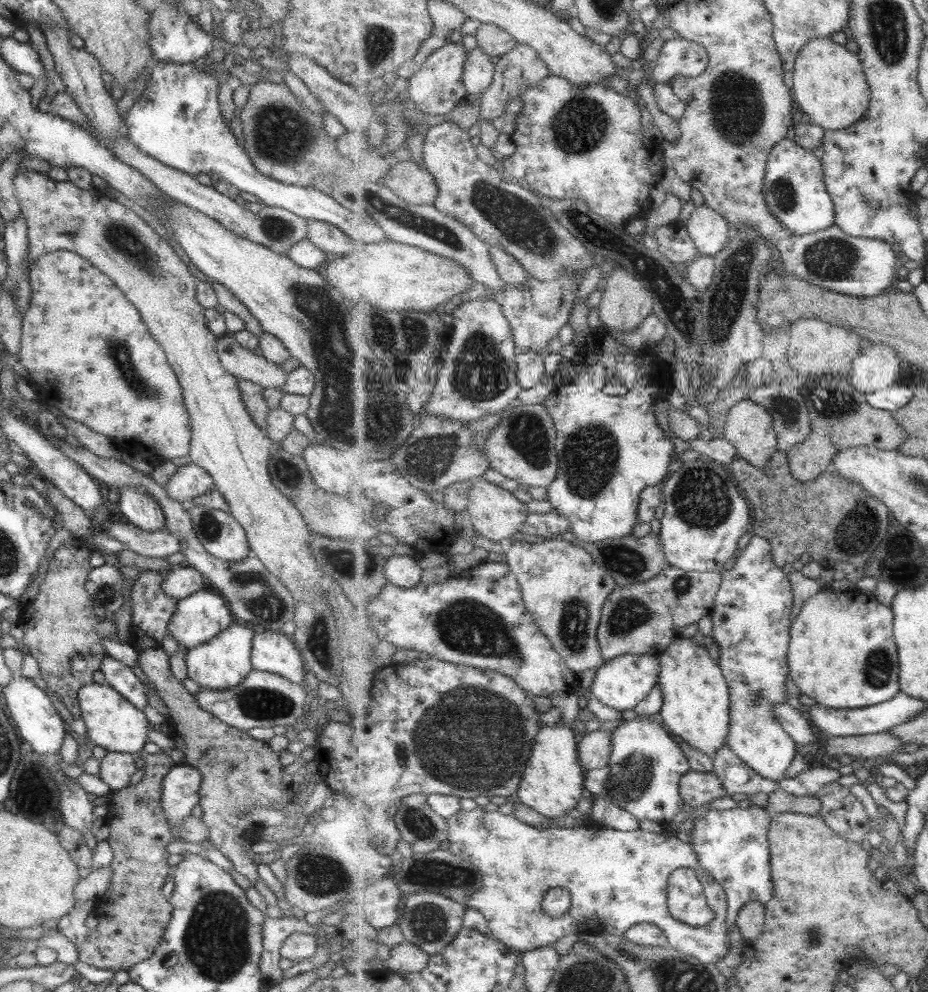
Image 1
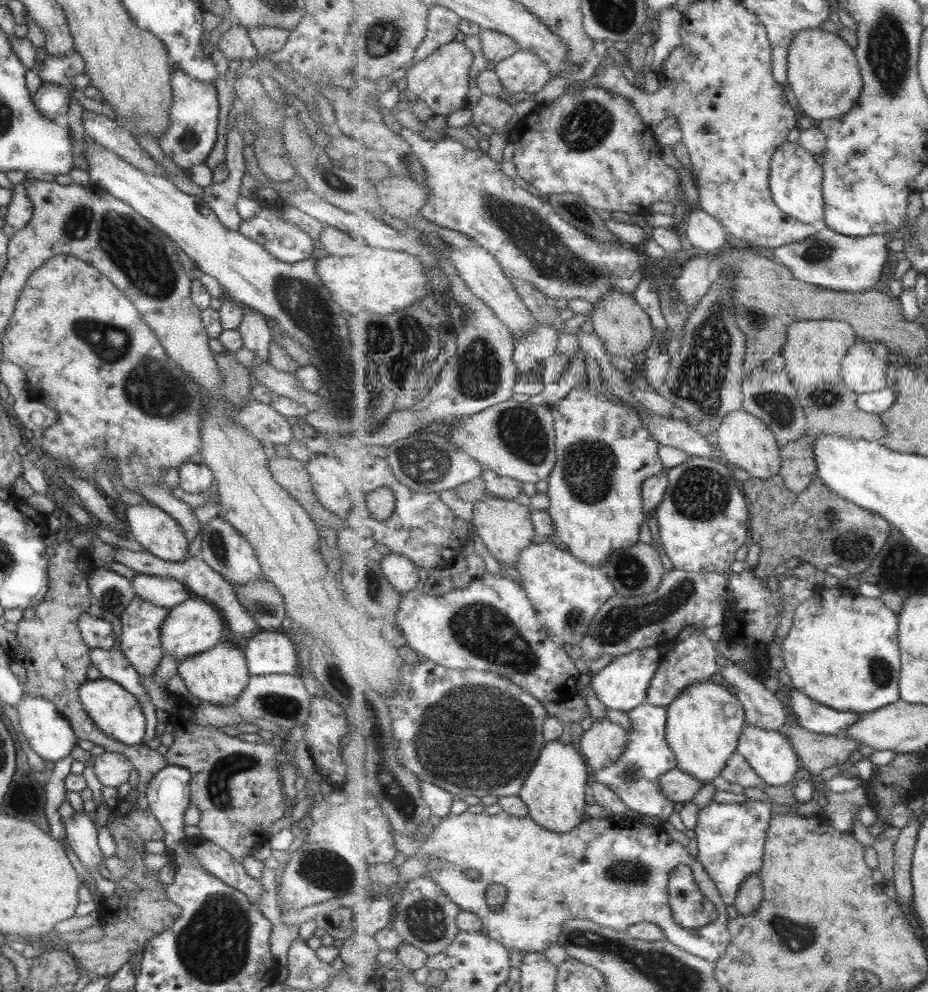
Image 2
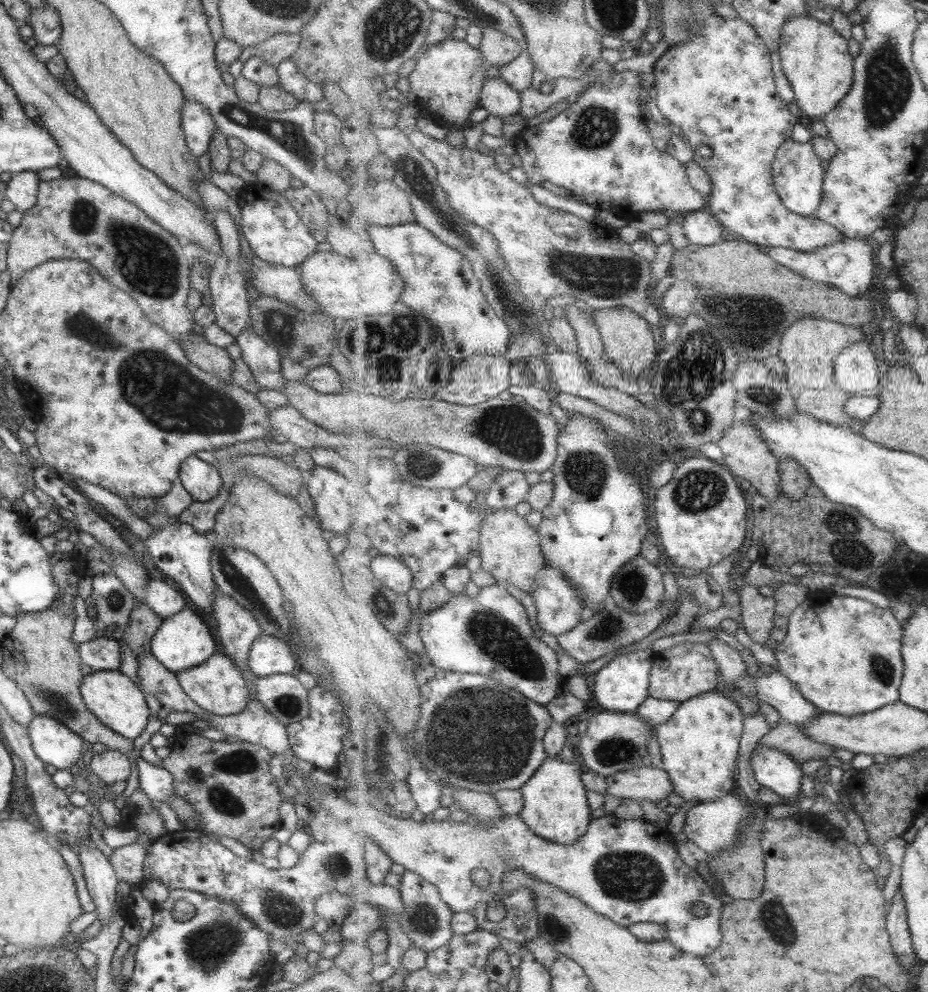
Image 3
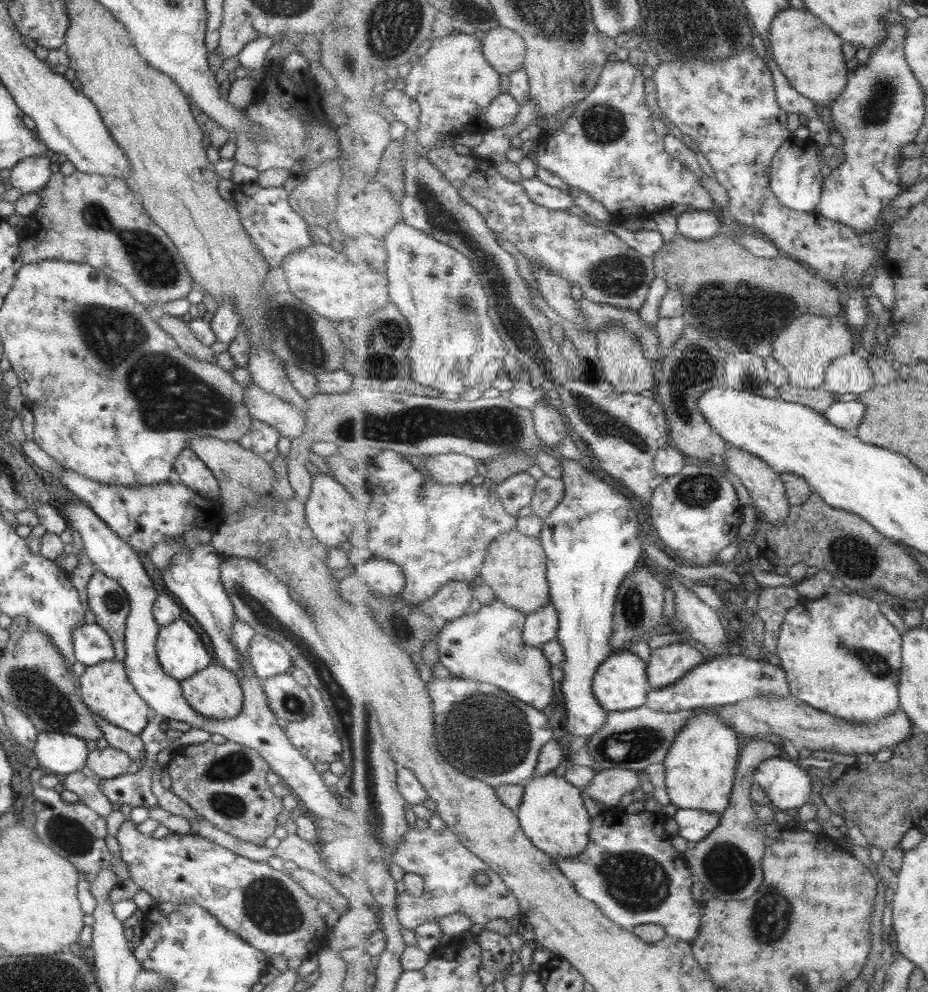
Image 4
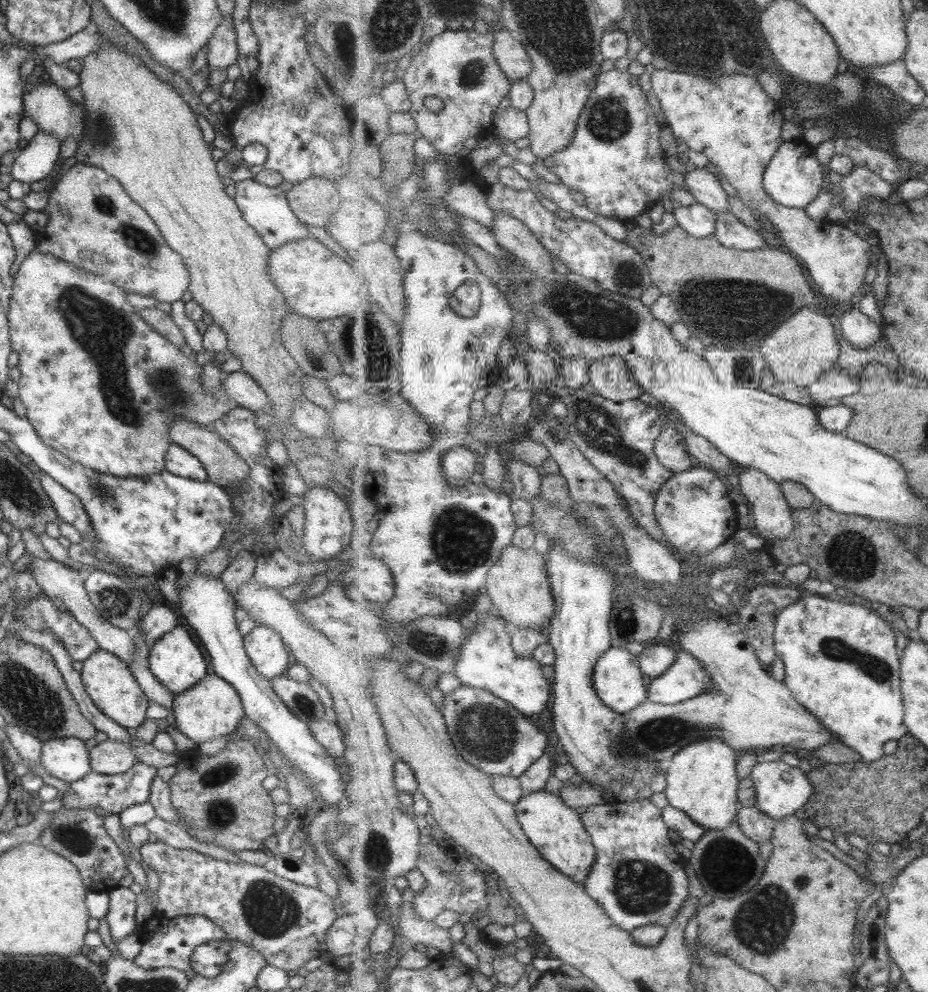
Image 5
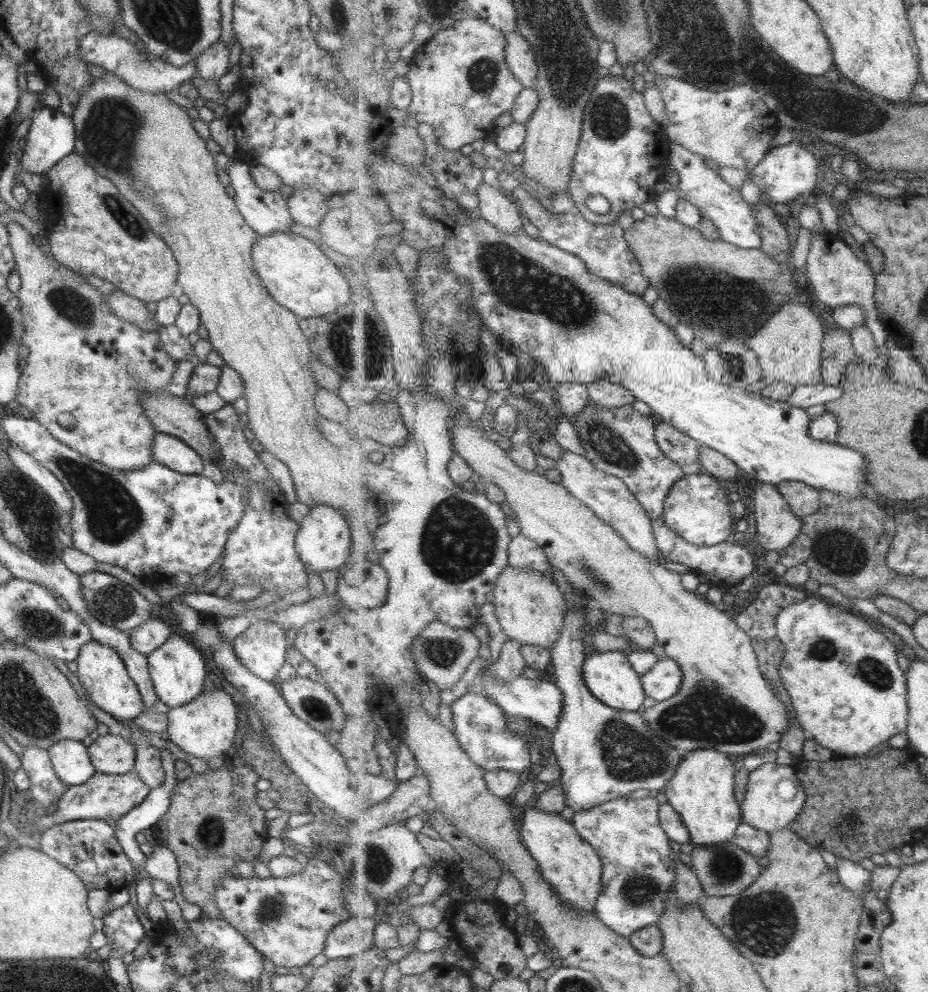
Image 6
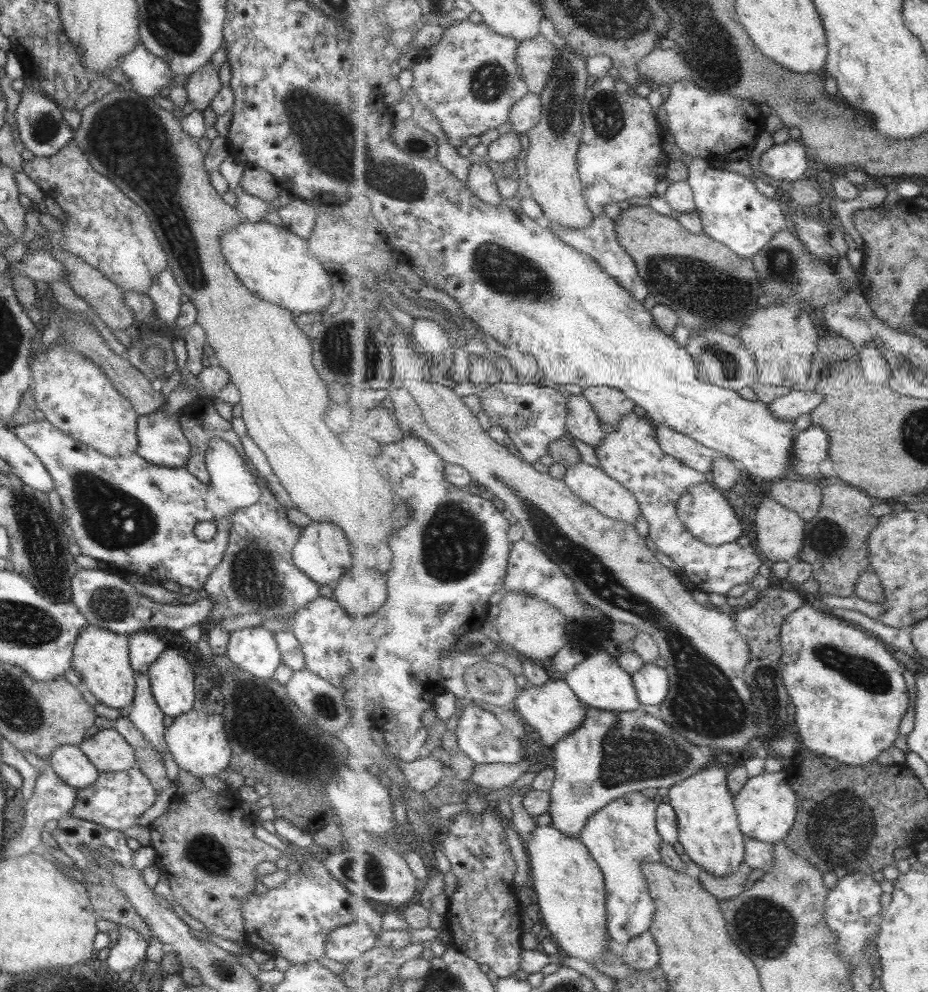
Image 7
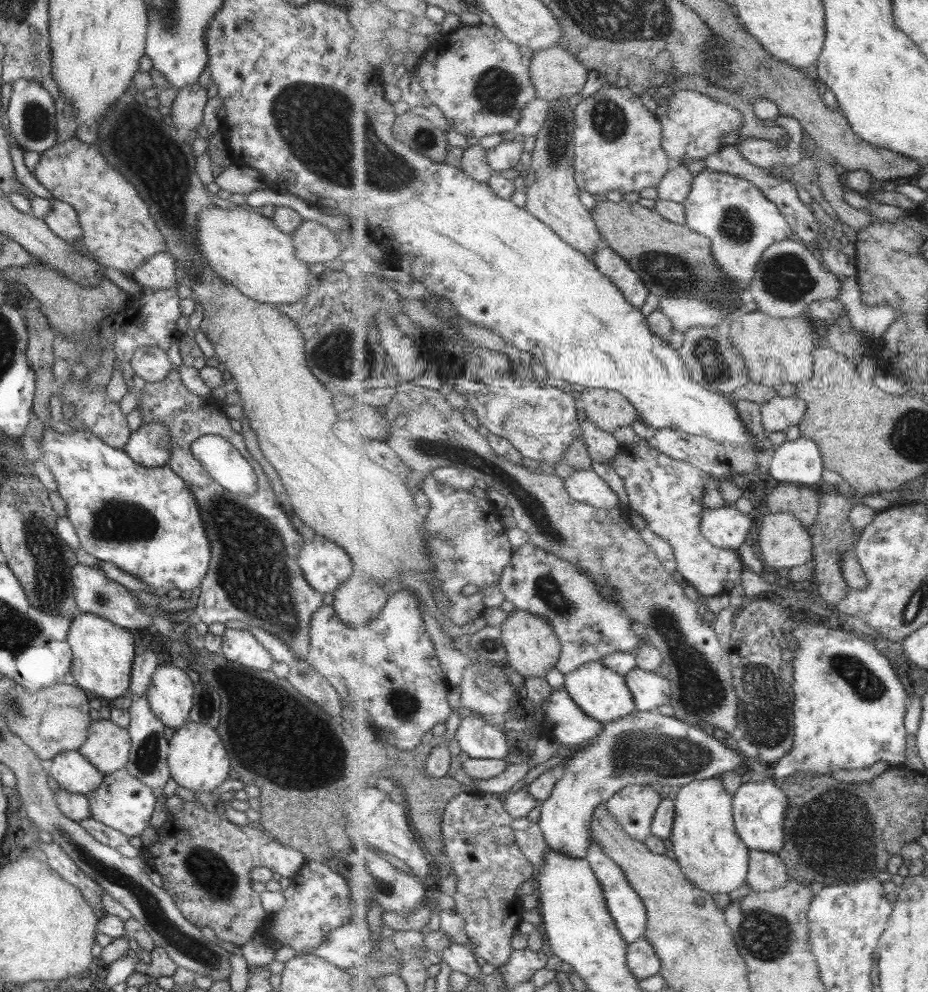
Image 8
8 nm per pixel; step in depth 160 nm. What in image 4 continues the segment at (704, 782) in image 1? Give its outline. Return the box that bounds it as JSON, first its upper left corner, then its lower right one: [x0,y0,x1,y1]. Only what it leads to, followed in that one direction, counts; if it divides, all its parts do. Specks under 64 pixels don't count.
[585,768,639,808]

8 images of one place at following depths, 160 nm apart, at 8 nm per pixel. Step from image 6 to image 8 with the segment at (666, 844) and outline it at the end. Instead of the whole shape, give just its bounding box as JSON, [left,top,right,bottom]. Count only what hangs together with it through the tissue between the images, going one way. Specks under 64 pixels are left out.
[587,784,664,944]

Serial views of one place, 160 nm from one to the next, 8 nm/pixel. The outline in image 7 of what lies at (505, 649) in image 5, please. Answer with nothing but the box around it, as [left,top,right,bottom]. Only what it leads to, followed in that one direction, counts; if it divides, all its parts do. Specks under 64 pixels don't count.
[514,678,588,748]

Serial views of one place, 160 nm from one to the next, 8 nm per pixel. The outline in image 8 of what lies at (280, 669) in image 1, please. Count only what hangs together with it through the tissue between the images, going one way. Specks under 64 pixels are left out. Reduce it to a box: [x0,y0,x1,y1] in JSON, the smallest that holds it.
[220,628,273,670]

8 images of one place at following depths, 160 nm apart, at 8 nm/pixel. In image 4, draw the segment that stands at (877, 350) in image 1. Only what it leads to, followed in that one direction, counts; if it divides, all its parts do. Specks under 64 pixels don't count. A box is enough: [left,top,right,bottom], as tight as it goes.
[823,351,875,395]

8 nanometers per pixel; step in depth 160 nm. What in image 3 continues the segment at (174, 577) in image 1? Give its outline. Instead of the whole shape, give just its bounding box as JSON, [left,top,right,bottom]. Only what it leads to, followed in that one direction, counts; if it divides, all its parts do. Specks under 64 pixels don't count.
[143,579,185,618]

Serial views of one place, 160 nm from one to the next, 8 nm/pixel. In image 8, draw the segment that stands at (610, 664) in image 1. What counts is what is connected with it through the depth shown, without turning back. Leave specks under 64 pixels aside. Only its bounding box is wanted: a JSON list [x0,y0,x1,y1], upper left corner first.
[564,660,637,725]

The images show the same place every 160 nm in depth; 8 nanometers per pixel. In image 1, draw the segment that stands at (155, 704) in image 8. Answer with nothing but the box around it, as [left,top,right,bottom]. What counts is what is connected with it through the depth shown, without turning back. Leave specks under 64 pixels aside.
[166,587,233,649]

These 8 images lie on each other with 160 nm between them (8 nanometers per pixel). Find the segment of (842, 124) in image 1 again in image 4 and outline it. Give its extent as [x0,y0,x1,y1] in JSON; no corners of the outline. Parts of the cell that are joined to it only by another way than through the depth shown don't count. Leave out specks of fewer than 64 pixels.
[771,7,850,112]

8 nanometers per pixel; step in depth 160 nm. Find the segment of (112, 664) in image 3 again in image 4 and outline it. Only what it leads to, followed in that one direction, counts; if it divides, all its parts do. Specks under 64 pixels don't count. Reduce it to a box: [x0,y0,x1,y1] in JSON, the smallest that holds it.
[71,623,114,667]

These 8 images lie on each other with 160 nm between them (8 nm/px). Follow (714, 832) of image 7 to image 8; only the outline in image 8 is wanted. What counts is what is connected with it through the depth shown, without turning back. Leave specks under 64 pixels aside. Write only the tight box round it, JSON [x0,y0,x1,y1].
[672,777,750,894]

